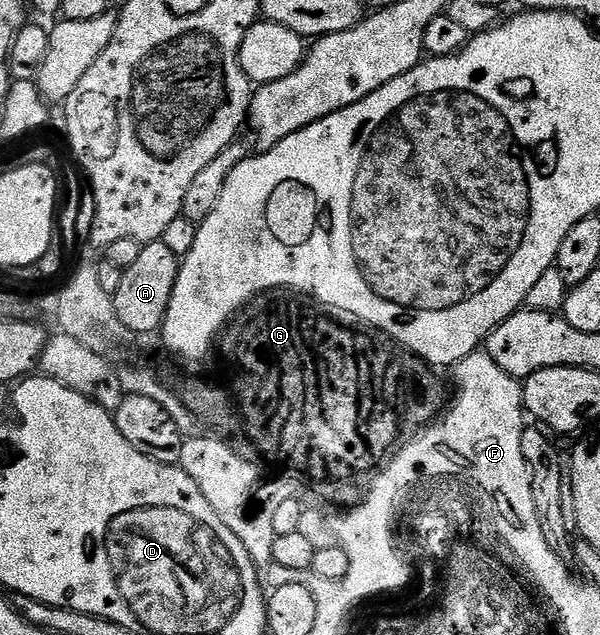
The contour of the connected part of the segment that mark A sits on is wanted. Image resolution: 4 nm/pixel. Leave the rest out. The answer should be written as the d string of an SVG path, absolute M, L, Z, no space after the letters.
M154 240L143 245L141 254L134 260L133 266L123 269L121 286L117 286L114 294L114 304L117 318L132 332L158 333L163 327L163 319L169 310L169 298L173 298L173 286L177 286L177 274L181 257L173 254L169 246L162 240Z

